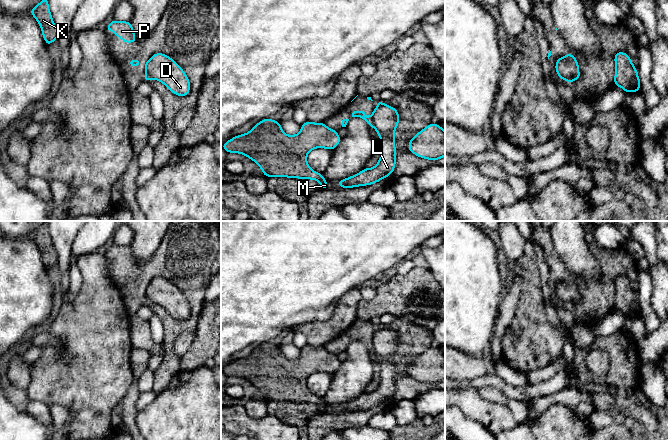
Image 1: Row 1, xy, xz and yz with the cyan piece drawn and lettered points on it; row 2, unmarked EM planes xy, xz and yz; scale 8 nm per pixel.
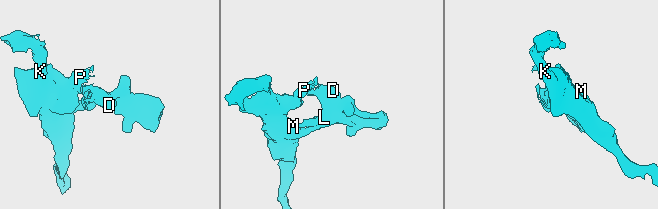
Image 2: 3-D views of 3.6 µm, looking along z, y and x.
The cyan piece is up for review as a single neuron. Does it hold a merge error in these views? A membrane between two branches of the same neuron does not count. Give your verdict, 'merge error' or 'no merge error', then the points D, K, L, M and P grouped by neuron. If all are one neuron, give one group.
merge error | D K L M / P

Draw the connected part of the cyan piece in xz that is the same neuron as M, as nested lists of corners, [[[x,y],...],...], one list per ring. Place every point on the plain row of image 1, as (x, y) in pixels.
[[[266,342],[254,349],[248,357],[231,362],[221,371],[227,377],[239,377],[254,385],[260,391],[265,401],[316,404],[320,407],[321,413],[329,413],[330,410],[327,408],[323,398],[312,394],[307,387],[307,379],[311,374],[317,372],[333,374],[340,366],[341,362],[338,356],[330,353],[324,346],[314,347],[307,344],[301,349],[298,358],[287,359],[282,354],[279,345]]]

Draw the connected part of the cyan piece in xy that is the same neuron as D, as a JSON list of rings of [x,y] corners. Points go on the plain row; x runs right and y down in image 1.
[[[164,277],[153,278],[146,290],[146,296],[151,303],[163,307],[176,320],[188,320],[190,304],[170,280]]]

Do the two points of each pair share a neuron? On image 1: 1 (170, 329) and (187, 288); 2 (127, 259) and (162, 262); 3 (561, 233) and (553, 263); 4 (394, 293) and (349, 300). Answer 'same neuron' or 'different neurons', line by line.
1: same neuron
2: same neuron
3: different neurons
4: different neurons

